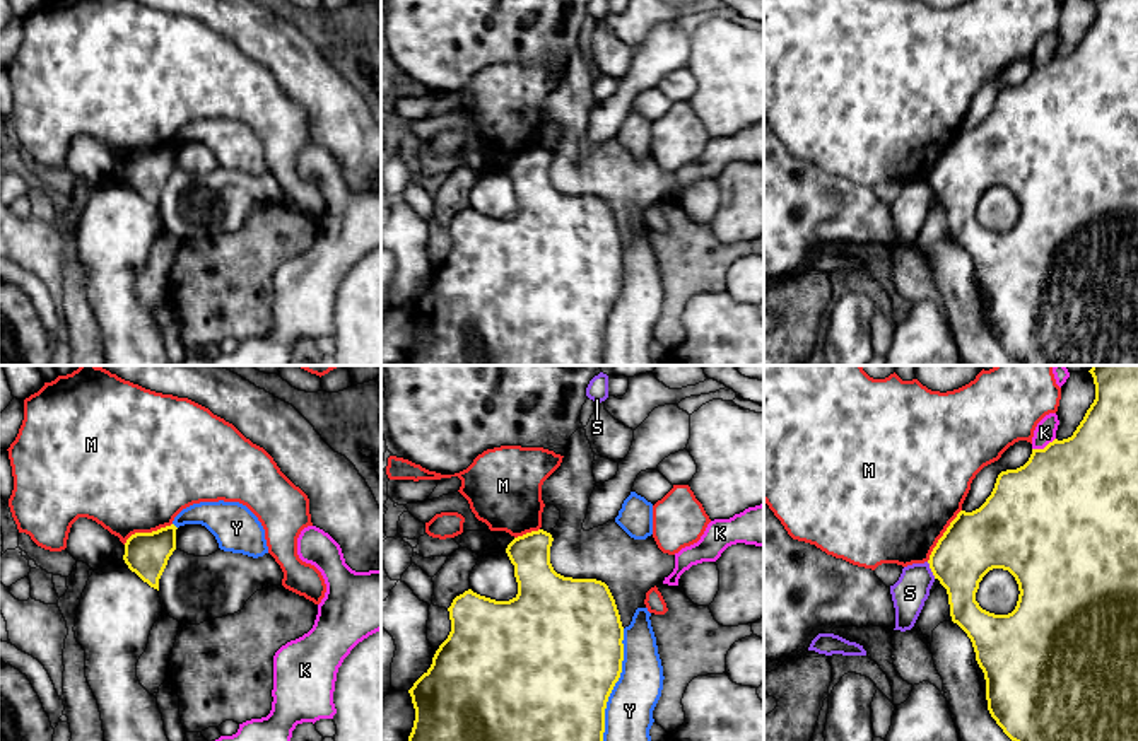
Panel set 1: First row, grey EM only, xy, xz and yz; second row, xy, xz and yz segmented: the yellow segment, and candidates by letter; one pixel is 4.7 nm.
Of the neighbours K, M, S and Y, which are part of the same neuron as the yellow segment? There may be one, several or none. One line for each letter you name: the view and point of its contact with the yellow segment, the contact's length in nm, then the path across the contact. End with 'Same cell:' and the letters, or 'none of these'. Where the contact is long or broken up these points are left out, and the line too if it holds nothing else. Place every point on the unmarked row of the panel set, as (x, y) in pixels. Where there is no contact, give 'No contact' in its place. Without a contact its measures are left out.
Same cell: none of these

